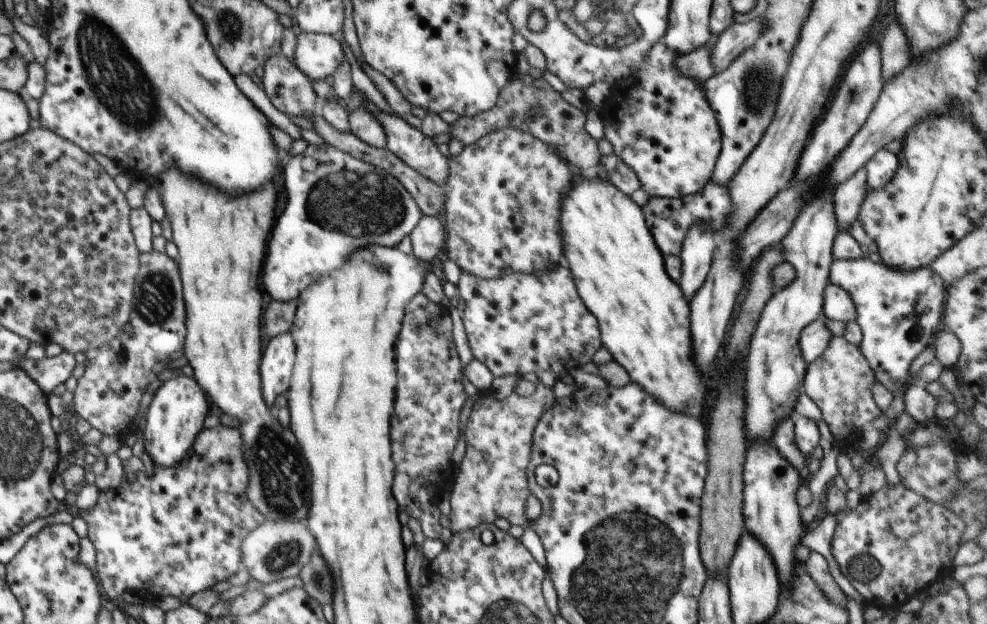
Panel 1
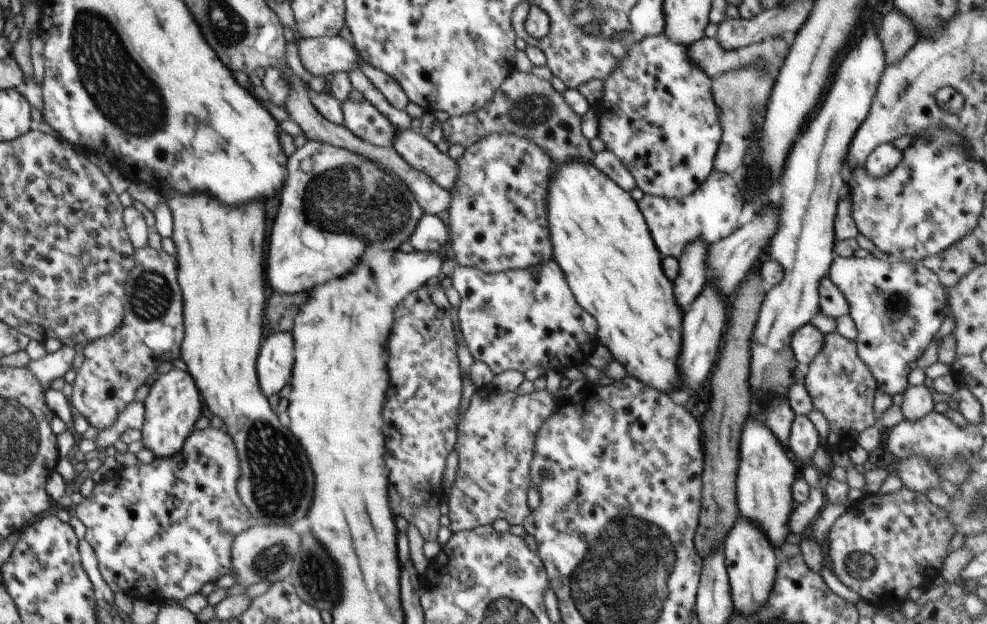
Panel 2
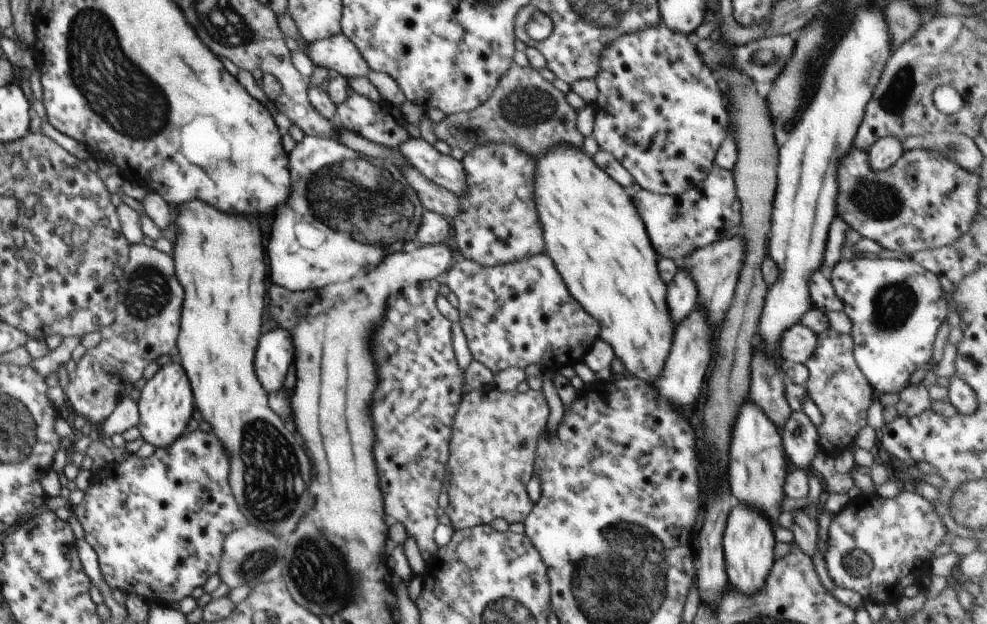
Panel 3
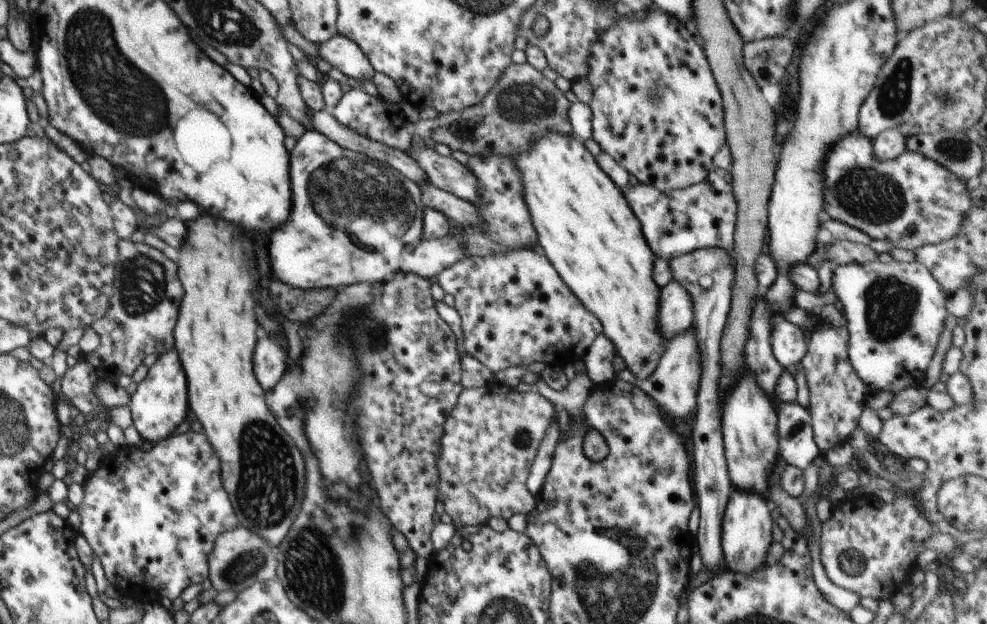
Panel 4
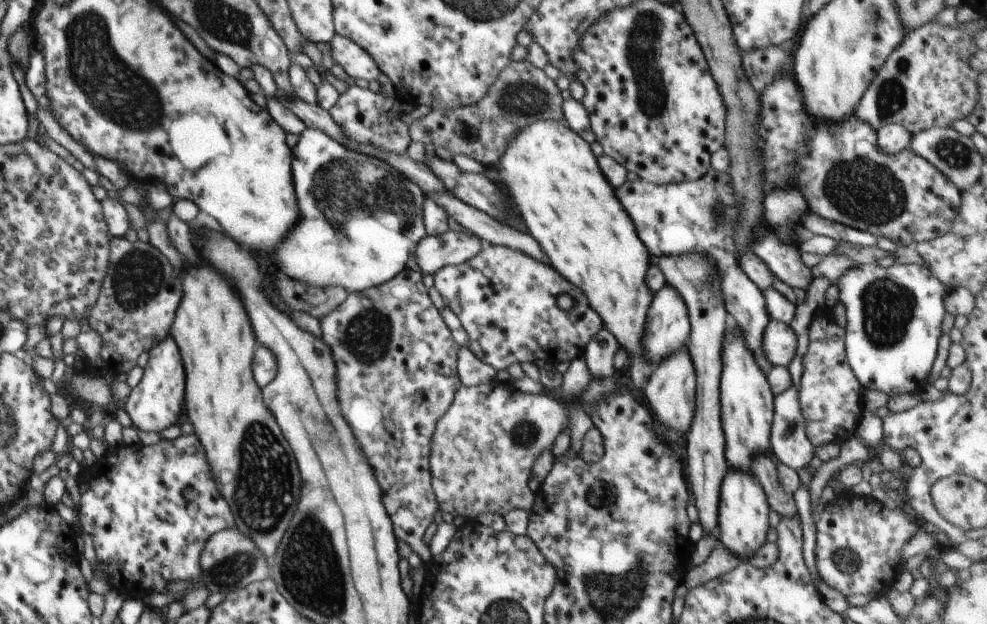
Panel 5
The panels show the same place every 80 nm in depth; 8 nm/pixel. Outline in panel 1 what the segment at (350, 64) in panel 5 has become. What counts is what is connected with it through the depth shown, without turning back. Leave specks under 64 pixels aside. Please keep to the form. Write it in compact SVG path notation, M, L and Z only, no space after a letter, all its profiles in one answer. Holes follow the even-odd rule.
M297 30L297 34L293 62L312 82L324 81L327 76L332 76L342 59L346 59L340 42L334 36L322 33L307 33L302 30Z

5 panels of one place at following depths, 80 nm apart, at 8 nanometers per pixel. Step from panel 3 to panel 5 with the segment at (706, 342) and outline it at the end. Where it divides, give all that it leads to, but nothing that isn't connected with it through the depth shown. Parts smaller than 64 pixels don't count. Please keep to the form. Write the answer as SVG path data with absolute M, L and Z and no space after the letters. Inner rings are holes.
M682 348L682 350L676 350L676 354L672 352L668 358L664 358L656 366L656 370L648 378L641 396L655 420L659 420L664 425L670 426L670 428L676 428L680 432L686 432L692 424L694 408L696 408L694 388L696 388L696 370L694 370L694 364L690 360L688 350Z

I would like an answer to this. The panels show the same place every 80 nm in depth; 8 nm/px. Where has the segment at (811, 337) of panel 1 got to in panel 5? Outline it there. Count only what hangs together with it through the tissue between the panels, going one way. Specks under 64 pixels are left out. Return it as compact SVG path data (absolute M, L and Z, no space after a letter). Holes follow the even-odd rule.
M771 320L764 333L763 349L773 366L787 367L796 356L795 330L788 323Z

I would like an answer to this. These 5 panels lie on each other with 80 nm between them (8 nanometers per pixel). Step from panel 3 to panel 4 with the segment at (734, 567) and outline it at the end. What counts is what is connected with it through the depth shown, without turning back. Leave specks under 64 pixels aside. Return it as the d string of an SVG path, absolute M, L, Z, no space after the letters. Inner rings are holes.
M738 492L728 502L722 523L721 547L727 570L745 577L751 577L760 567L766 565L769 546L772 544L772 505L762 500L760 495L750 492Z

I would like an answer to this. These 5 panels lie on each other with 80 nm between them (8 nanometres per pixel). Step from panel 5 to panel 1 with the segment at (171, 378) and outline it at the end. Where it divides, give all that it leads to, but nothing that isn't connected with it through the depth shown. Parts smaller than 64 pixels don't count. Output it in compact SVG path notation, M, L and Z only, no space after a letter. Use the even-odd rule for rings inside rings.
M183 375L164 382L154 393L146 414L146 428L142 432L145 452L153 464L169 469L178 465L195 444L199 432L204 430L204 419L209 409L206 394L196 384L196 379Z

